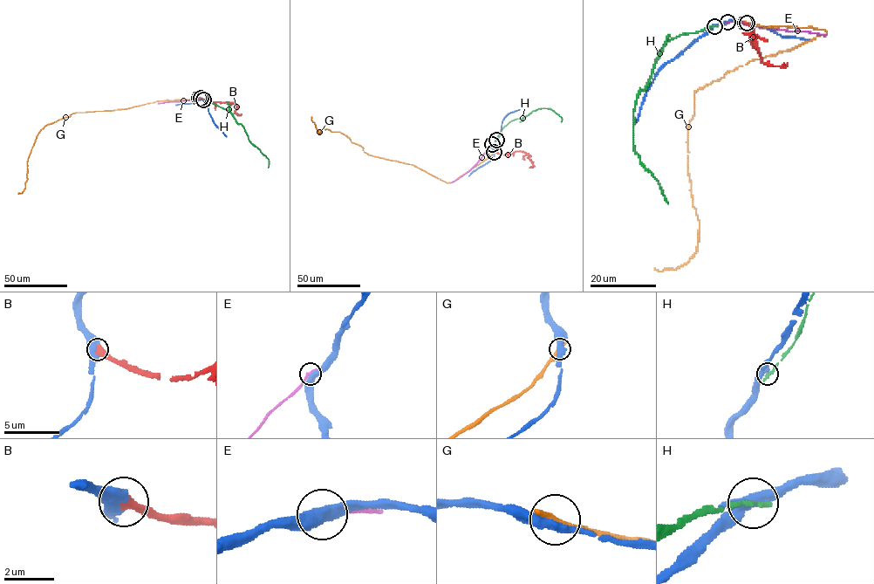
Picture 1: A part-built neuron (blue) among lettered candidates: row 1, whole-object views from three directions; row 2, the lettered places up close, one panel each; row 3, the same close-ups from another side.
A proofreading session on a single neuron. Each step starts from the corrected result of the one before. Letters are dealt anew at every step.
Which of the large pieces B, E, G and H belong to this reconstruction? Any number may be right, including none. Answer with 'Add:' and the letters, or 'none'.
Add: B

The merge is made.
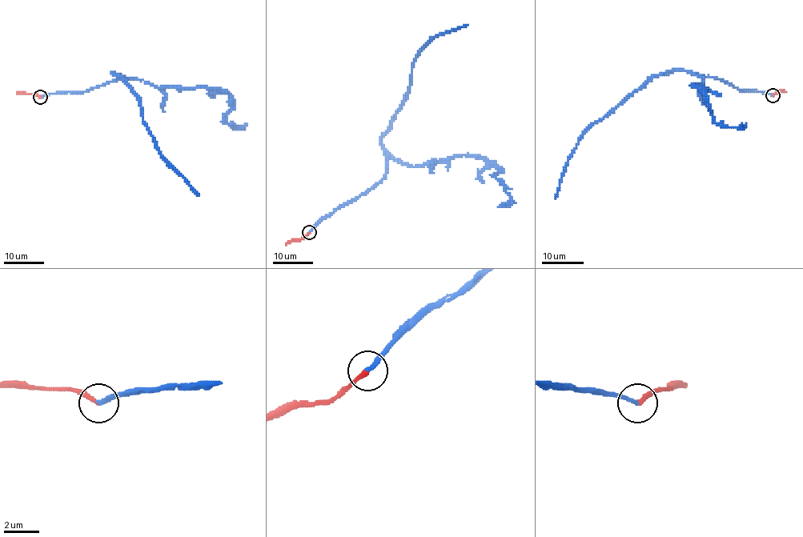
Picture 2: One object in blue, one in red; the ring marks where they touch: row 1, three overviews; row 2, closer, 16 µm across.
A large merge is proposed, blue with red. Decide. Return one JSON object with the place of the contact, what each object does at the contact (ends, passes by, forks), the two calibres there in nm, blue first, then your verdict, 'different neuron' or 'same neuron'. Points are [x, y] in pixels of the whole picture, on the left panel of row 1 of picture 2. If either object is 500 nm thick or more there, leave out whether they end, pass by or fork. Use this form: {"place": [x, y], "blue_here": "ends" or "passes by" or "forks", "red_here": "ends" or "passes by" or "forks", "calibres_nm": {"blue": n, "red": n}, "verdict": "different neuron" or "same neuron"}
{"place": [40, 97], "blue_here": "ends", "red_here": "ends", "calibres_nm": {"blue": 220, "red": 240}, "verdict": "same neuron"}

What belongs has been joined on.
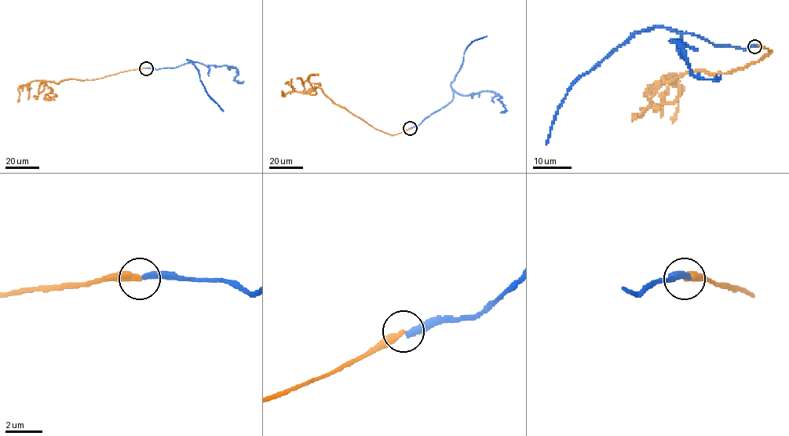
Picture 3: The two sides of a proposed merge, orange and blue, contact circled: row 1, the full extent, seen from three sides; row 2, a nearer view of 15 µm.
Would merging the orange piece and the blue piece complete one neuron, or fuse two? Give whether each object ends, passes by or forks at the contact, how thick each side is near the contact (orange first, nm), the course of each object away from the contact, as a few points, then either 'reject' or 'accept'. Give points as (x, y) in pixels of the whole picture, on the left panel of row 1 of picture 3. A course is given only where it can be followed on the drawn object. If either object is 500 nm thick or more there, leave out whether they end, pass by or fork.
orange ends there; blue ends there; 340 nm thick on the orange side, 320 nm on the other; orange runs (147, 67), (94, 80), (64, 79), (59, 83), (32, 81), (20, 87), (18, 101); blue runs (147, 67), (176, 67), (189, 61), (188, 60), (196, 68), (200, 81), (210, 96), (224, 111); reject

